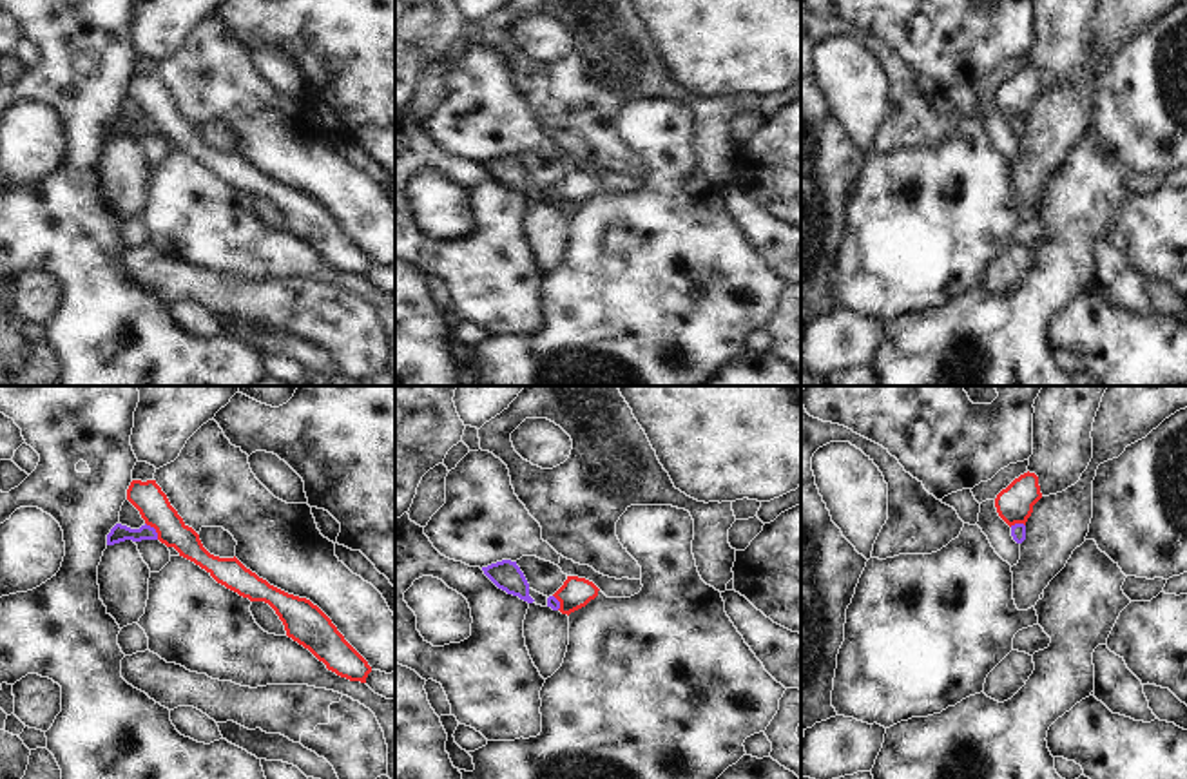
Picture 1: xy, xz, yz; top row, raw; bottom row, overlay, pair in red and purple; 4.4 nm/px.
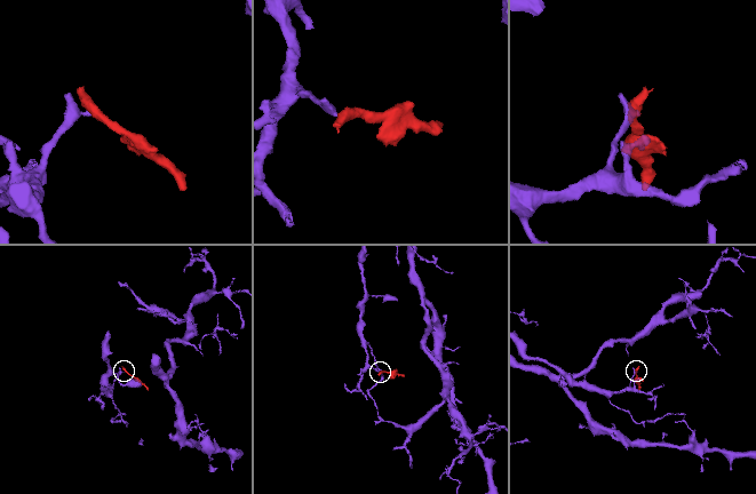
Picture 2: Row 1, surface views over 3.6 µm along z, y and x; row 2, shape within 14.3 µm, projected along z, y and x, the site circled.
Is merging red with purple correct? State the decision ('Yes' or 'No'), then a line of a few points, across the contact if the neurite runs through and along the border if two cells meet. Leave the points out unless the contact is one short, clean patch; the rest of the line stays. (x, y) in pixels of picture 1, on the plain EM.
No. Line: xy (145, 116), (158, 133)

